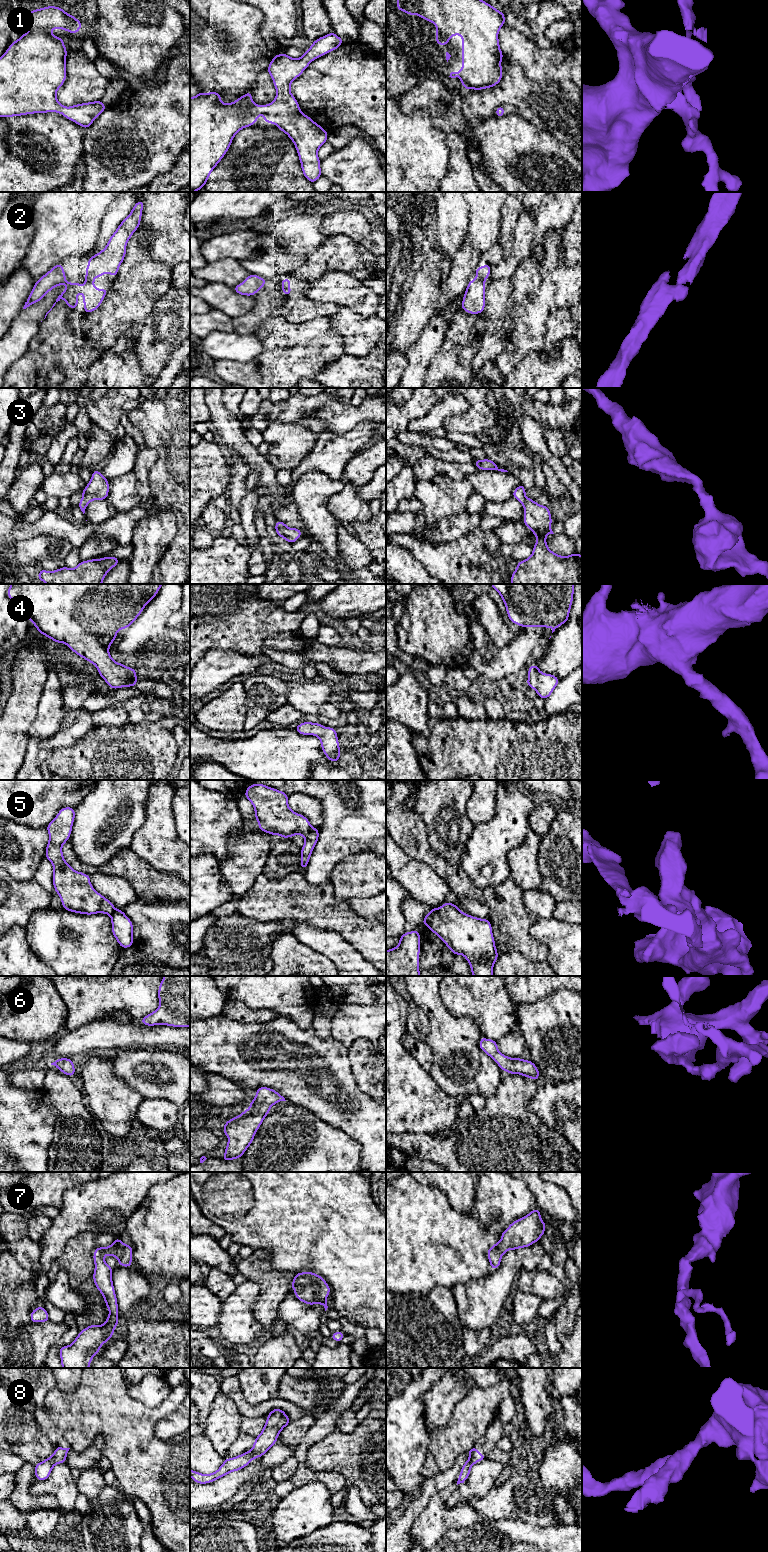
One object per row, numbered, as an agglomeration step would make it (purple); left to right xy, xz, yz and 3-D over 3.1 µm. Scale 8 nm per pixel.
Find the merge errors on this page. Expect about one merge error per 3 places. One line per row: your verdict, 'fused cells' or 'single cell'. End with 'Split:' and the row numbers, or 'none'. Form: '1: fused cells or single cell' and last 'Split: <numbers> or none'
1: single cell
2: single cell
3: single cell
4: single cell
5: fused cells
6: single cell
7: single cell
8: single cell
Split: 5

